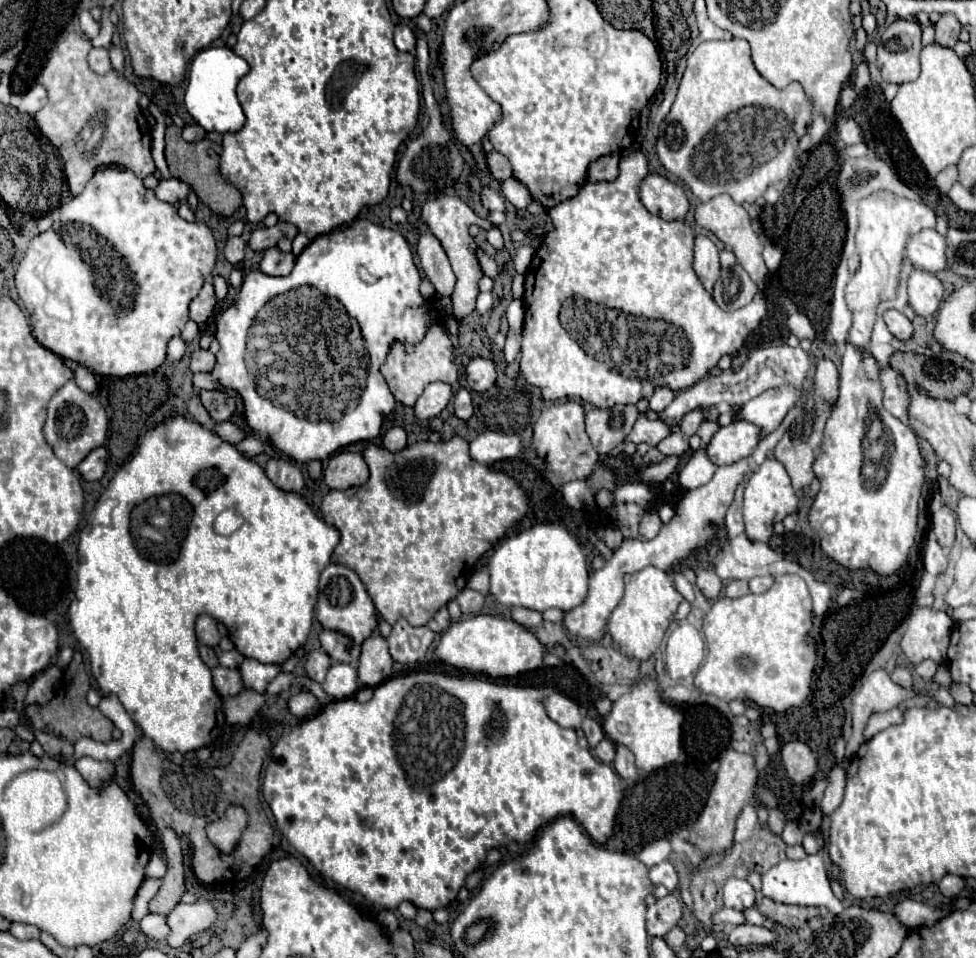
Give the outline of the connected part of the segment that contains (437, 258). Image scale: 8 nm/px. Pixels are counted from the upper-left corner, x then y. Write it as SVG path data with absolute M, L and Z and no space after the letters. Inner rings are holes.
M429 231L419 237L417 243L417 255L421 259L421 269L429 277L429 281L435 285L437 293L441 295L451 295L455 287L455 275L451 271L449 259L435 235Z

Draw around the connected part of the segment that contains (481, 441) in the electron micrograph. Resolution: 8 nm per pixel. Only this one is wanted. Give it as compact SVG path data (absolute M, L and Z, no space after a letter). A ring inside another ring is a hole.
M485 431L469 443L469 455L477 463L491 465L501 459L513 459L521 453L519 435L507 435L497 431Z

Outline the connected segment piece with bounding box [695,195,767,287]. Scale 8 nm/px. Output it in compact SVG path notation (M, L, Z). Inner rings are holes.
M717 195L711 201L699 203L695 207L695 221L697 221L697 225L701 225L701 227L709 229L711 233L715 233L719 237L719 241L723 241L725 245L731 245L733 253L737 255L739 265L751 275L751 279L759 287L763 287L763 281L767 277L767 267L763 263L763 257L759 259L759 235L751 229L749 213L739 203L735 203L729 195Z

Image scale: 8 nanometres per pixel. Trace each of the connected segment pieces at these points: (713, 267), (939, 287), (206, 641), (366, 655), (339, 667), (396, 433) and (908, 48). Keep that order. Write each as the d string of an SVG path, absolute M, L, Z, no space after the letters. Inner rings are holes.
M703 235L695 237L695 273L701 279L703 287L713 293L713 285L719 279L721 267L719 267L719 251L715 243Z
M915 269L909 277L909 303L917 315L933 315L943 299L943 283L929 271Z
M199 615L197 623L195 623L195 633L197 633L197 639L199 639L203 645L217 647L217 643L219 643L219 633L217 633L217 623L215 623L213 617L209 617L209 615Z
M375 633L371 635L361 649L359 661L359 685L361 687L377 687L391 675L393 659L387 649L387 641Z
M335 663L323 683L325 693L331 699L347 699L357 693L357 671L347 663Z
M391 427L385 435L383 435L383 447L389 449L391 453L401 451L407 445L407 435L403 431L403 427Z
M897 19L877 43L877 67L887 83L905 83L919 75L921 27L913 21Z

